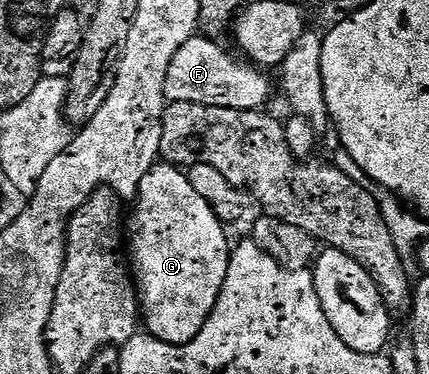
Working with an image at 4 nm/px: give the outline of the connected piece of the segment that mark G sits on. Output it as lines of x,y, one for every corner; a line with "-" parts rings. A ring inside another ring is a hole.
158,162
154,164
151,170
147,170
147,174
143,174
143,182
139,182
139,190
135,197
135,205
137,204
137,213
133,216
133,232
128,237
127,244
131,249
131,271
135,277
137,285
137,294
139,303
143,313
143,324
148,335
155,337
157,340
162,340
168,344
186,344
194,340
203,330
203,326
207,322
207,318
213,313
215,302
221,293
221,287
226,278
226,272
229,269
229,257
231,255
231,243
225,237
226,225
217,217
215,210
207,202
207,198
202,198
195,191
195,186
191,186
188,175
178,165
168,162

